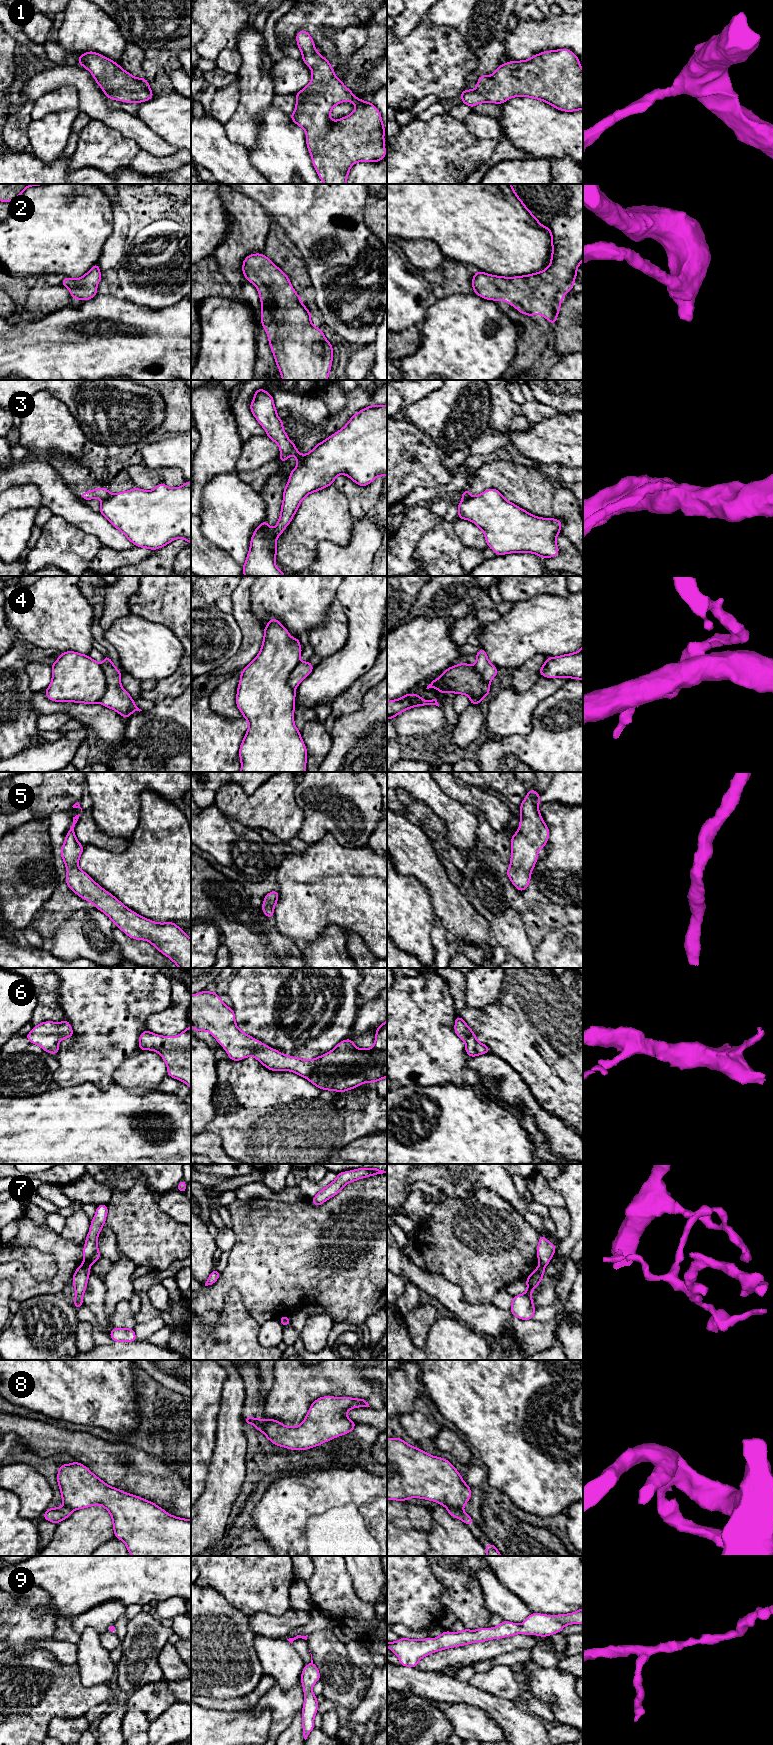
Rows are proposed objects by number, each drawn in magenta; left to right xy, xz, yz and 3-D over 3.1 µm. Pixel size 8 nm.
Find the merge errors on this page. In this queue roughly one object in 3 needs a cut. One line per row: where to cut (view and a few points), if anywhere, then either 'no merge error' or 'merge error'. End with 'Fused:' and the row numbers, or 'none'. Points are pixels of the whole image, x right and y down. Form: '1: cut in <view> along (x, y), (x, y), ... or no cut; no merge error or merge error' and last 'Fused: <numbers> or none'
1: no cut; no merge error
2: no cut; no merge error
3: cut in xy along (111, 494), (102, 500); merge error
4: no cut; no merge error
5: no cut; no merge error
6: no cut; no merge error
7: cut in xy along (84, 1263), (89, 1266); merge error
8: cut in yz along (446, 1506), (462, 1510); merge error
9: no cut; no merge error
Fused: 3, 7, 8

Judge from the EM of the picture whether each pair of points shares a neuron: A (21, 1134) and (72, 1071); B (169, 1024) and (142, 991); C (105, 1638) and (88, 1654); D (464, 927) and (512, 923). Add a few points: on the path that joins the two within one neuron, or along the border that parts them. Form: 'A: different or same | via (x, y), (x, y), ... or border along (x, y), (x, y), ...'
A: different | border along (83, 1083), (71, 1086), (54, 1085)
B: different | border along (170, 991), (170, 1004), (152, 1013), (145, 1029)
C: different | border along (99, 1634), (99, 1642), (110, 1651)
D: different | border along (474, 908), (488, 923), (494, 941)

